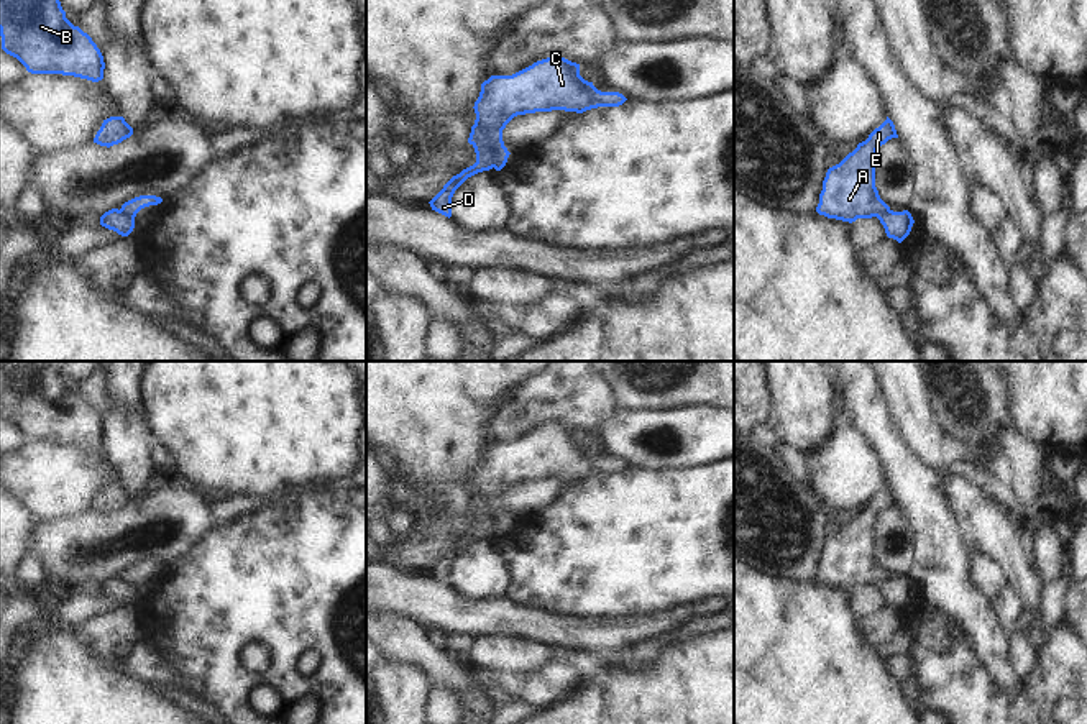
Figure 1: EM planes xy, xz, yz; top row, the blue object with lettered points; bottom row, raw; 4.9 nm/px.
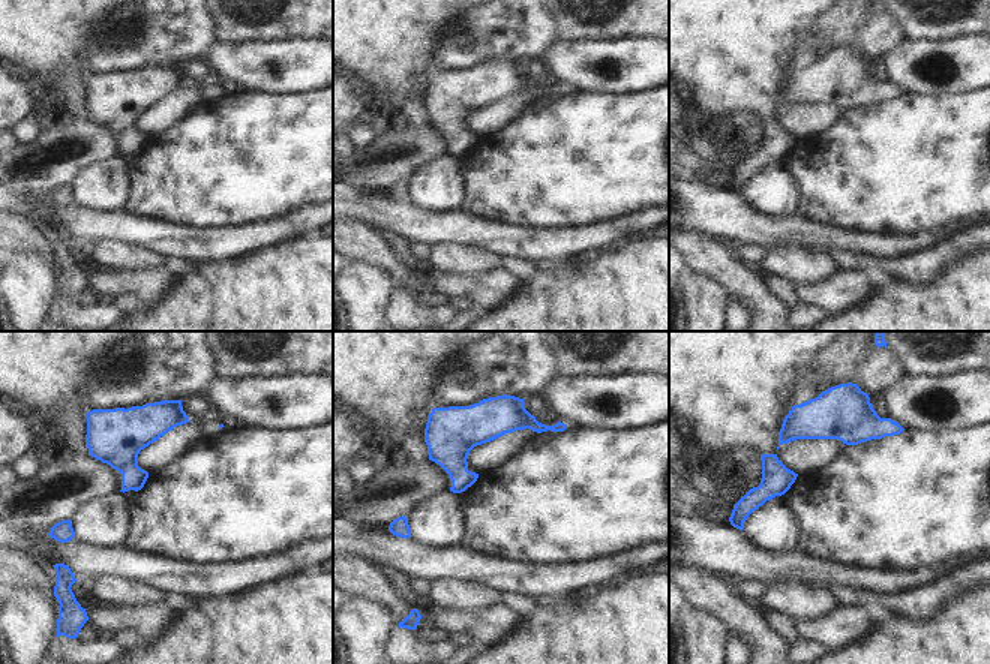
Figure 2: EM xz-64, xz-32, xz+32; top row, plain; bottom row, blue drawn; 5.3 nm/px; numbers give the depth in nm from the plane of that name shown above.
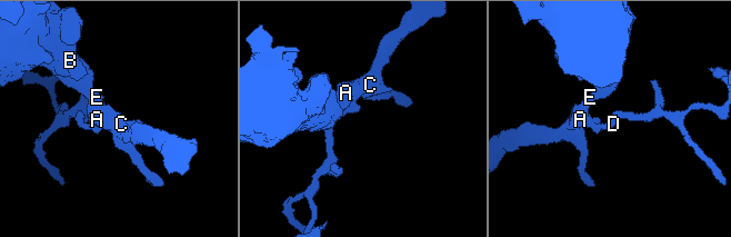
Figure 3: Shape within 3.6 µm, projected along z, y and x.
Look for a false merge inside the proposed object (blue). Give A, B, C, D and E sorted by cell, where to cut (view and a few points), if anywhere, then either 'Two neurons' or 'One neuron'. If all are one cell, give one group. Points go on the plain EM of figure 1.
Groups: A B C E / D. Split along xz (473, 493), (491, 516), (493, 534). Two neurons

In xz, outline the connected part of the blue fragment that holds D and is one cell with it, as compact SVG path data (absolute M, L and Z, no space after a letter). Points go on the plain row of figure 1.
M473 493L468 511L475 516L476 530L453 543L443 557L429 570L432 578L452 584L452 565L455 558L471 543L489 538L494 534L494 520L484 502Z

